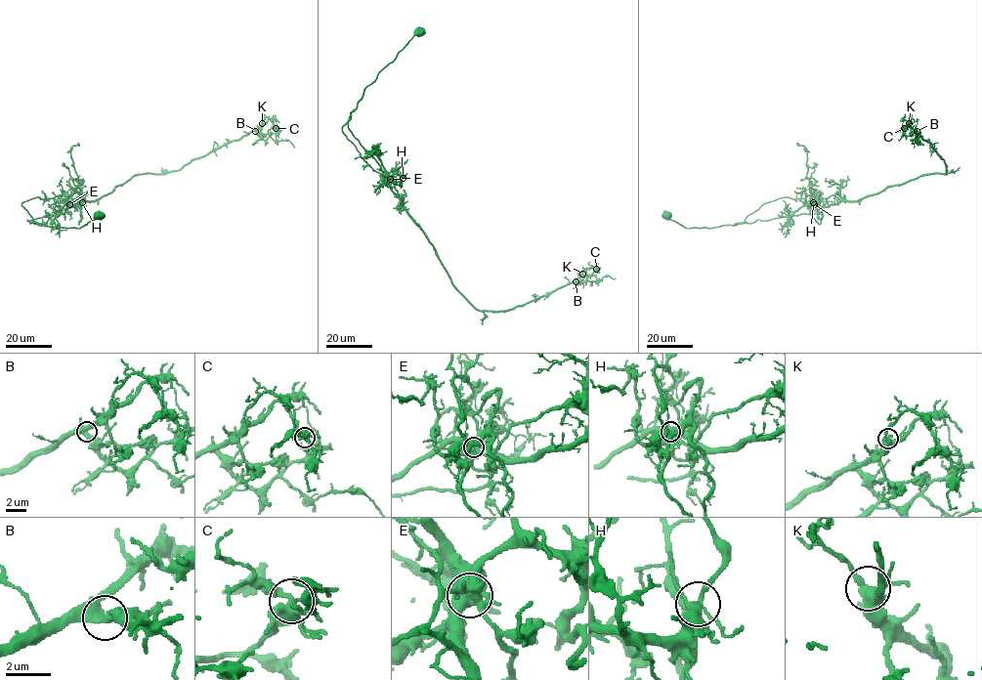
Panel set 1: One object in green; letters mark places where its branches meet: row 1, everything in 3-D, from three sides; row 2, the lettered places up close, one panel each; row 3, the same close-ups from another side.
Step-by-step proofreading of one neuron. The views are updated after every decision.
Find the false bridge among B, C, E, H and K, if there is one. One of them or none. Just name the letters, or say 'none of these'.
E

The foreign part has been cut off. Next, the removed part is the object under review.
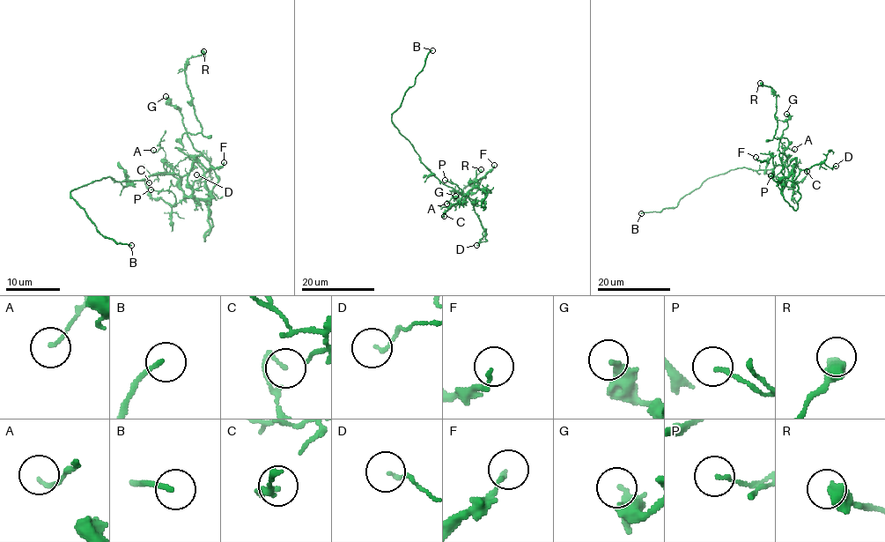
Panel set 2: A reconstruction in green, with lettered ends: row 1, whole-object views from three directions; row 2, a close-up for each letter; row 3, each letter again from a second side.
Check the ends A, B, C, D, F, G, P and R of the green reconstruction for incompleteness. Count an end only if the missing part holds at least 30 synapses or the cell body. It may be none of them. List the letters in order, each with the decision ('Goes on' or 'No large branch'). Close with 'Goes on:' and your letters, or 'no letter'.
A: No large branch
B: Goes on
C: No large branch
D: No large branch
F: No large branch
G: No large branch
P: No large branch
R: No large branch
Goes on: B

